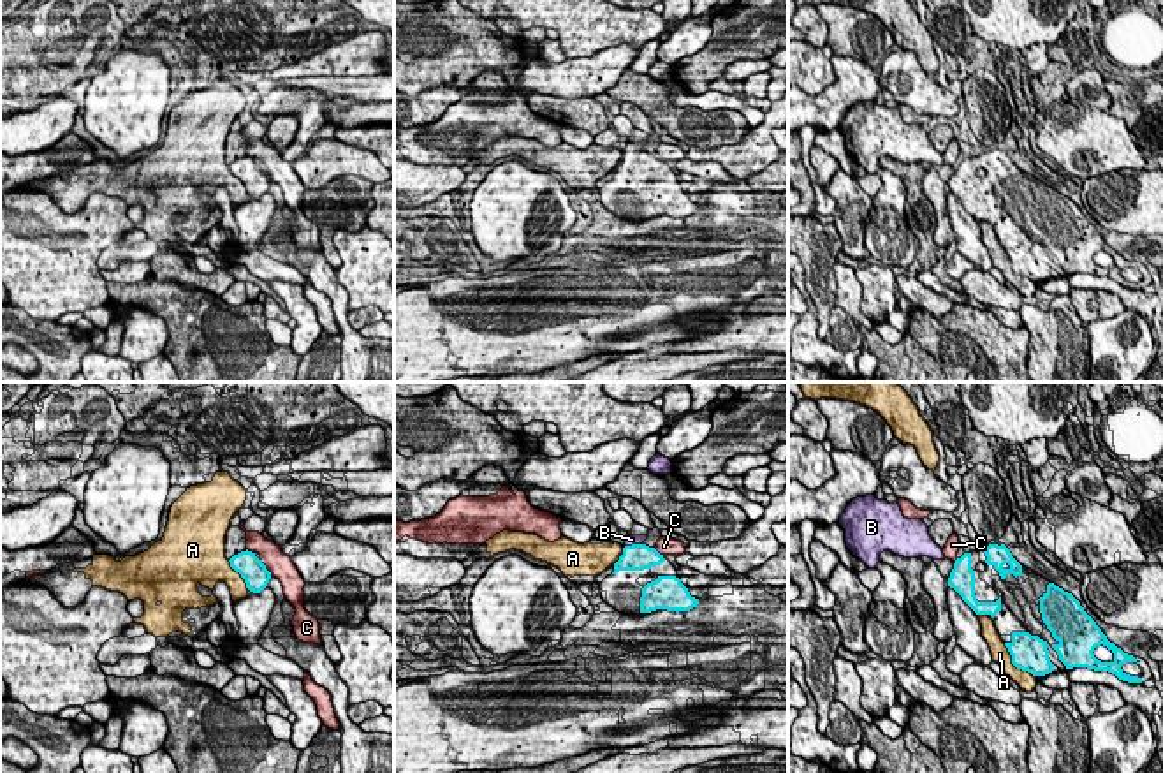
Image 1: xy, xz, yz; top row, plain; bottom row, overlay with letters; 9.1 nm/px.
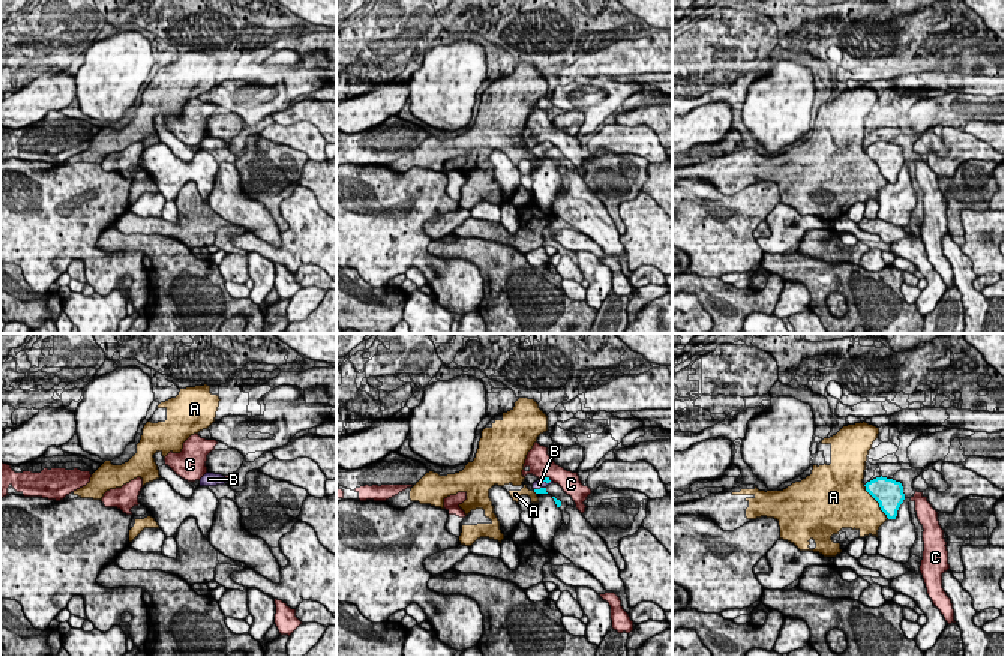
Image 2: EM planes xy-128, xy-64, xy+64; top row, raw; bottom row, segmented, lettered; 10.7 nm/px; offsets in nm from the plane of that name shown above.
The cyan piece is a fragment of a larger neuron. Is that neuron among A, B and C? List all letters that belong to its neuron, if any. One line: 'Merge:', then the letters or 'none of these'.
Merge: B

